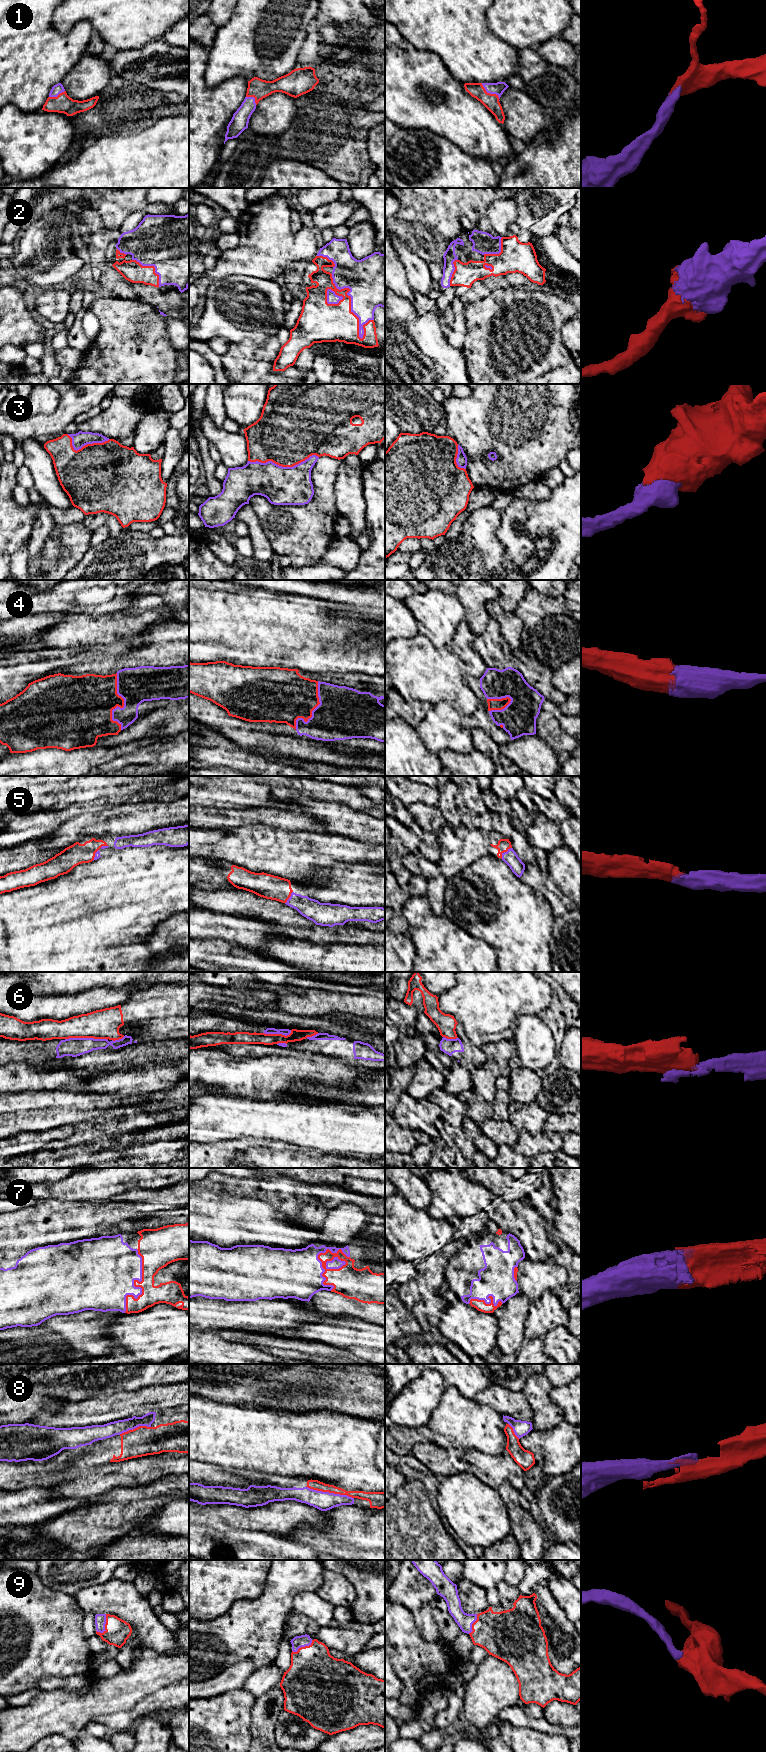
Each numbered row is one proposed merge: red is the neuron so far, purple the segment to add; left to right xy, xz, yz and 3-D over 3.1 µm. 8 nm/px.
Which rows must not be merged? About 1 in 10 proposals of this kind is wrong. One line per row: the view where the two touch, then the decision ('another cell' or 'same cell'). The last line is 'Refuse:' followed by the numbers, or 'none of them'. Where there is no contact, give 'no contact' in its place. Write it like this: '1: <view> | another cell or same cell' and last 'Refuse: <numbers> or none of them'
1: yz | same cell
2: xz | same cell
3: xz | same cell
4: xy | same cell
5: yz | same cell
6: xy | another cell
7: xz | same cell
8: xz | same cell
9: xy | same cell
Refuse: 6

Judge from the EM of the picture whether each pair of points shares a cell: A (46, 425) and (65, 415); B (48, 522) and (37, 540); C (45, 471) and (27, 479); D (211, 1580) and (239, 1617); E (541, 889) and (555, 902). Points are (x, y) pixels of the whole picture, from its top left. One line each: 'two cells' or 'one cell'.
A: one cell
B: one cell
C: two cells
D: two cells
E: one cell

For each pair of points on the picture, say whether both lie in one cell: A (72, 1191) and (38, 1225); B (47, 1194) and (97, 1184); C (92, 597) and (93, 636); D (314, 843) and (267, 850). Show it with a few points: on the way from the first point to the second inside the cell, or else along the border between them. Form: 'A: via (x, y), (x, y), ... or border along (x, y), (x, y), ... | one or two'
A: border along (84, 1200), (40, 1201) | two
B: via (59, 1191), (85, 1185) | one
C: border along (115, 611), (102, 614), (69, 613) | two
D: via (302, 850), (279, 850) | one

